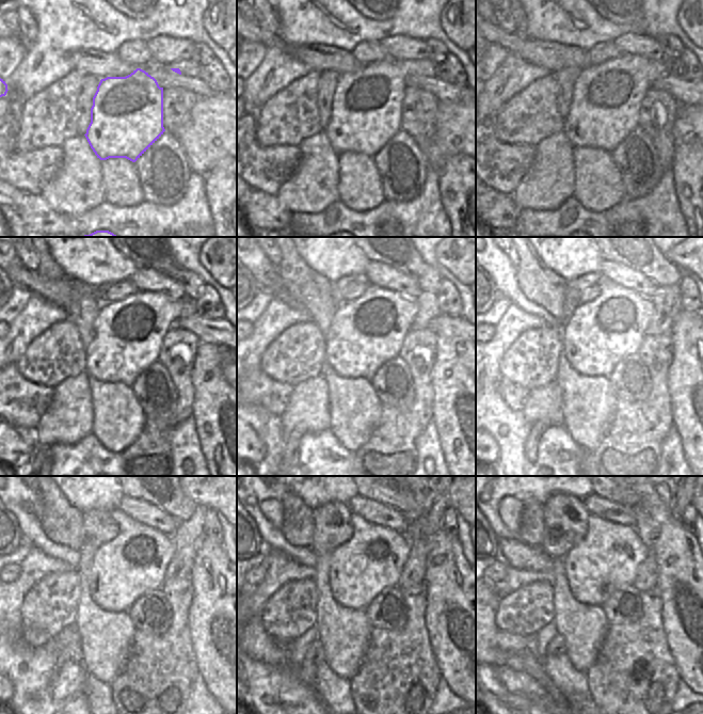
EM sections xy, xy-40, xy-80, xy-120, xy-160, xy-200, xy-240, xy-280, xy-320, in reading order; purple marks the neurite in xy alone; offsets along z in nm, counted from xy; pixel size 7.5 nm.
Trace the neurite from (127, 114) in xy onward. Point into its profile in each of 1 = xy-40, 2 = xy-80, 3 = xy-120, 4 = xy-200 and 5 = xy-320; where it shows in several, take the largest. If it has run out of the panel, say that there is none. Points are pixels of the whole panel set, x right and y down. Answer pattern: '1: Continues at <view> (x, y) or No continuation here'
1: Continues at xy-40 (367, 107)
2: Continues at xy-80 (607, 97)
3: Continues at xy-120 (128, 336)
4: Continues at xy-200 (598, 334)
5: Continues at xy-320 (608, 557).

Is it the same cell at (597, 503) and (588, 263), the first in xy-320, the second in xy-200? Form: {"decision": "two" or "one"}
{"decision": "two"}

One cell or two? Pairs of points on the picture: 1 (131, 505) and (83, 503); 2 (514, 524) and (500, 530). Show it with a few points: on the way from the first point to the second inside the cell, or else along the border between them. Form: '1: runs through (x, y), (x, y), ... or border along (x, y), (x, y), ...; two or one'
1: border along (124, 495), (117, 507); two
2: border along (499, 503), (498, 514), (508, 530), (516, 538); two

